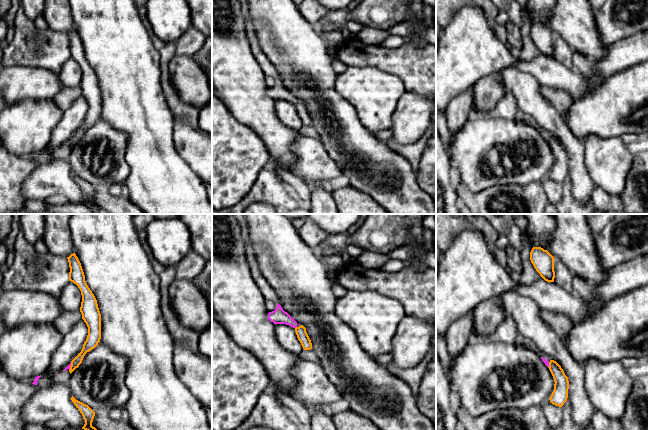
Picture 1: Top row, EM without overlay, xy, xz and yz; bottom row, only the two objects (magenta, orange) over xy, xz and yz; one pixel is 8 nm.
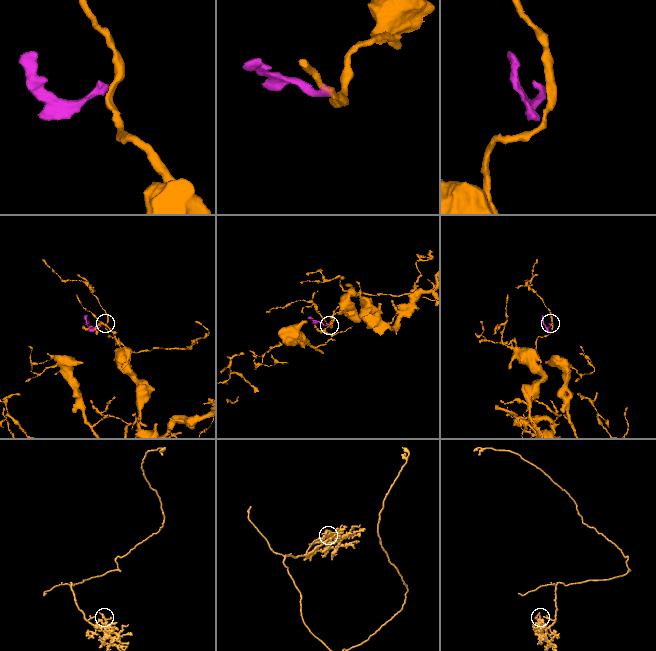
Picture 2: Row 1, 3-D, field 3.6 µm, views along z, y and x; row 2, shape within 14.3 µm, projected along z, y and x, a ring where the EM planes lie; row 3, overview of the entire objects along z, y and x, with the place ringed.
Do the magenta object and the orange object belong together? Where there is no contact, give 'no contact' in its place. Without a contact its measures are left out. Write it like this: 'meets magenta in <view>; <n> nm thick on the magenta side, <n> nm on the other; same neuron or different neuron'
meets magenta in xy; 30 nm thick on the magenta side, 100 nm on the other; different neuron

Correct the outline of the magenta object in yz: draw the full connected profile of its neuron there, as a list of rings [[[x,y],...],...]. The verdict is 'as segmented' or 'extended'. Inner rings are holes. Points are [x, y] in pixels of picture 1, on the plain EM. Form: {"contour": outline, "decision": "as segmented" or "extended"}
{"contour": [[[518,108],[515,119],[517,121],[524,122],[525,124],[528,124],[532,127],[538,128],[539,131],[541,132],[542,137],[545,139],[547,143],[549,143],[549,138],[551,136],[550,133],[543,128],[539,128],[536,121],[534,120],[532,116],[525,114],[521,109]]], "decision": "extended"}

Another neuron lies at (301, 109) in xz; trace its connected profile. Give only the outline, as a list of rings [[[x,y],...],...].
[[[301,101],[295,104],[295,108],[296,108],[297,114],[300,117],[303,125],[304,126],[312,125],[312,119],[306,108],[306,104],[303,101]]]

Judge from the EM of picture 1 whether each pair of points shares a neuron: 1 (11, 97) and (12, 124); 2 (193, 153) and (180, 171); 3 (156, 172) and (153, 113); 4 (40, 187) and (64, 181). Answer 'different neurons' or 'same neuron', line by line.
1: different neurons
2: different neurons
3: same neuron
4: same neuron

